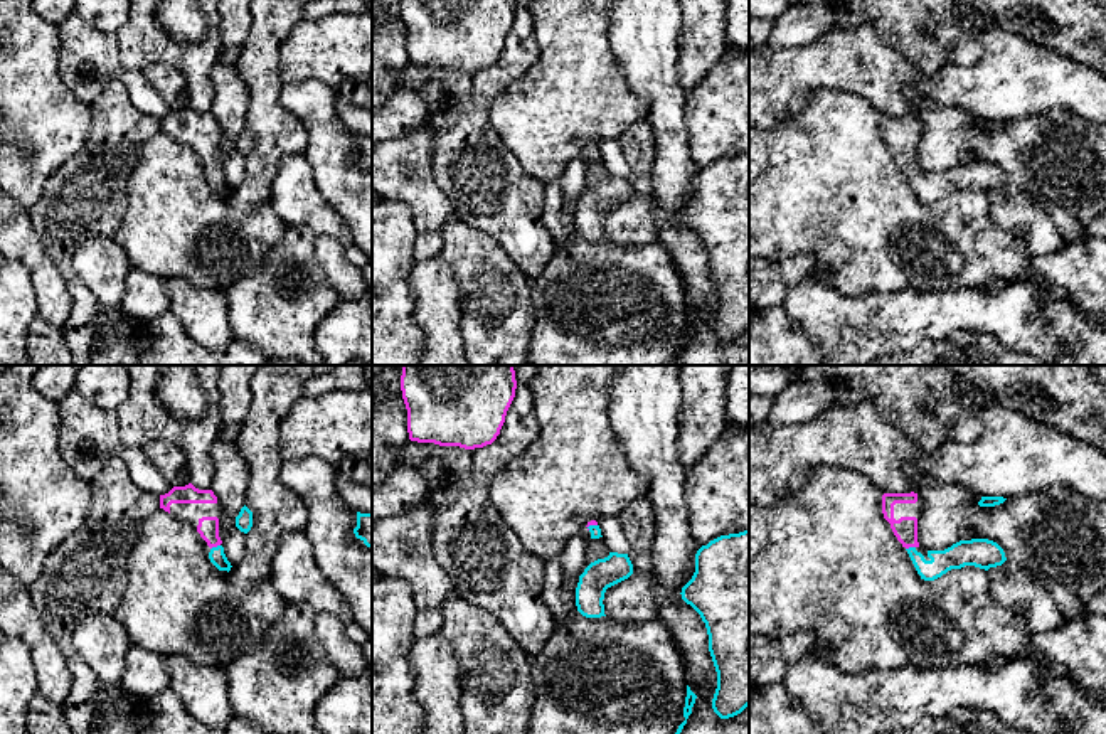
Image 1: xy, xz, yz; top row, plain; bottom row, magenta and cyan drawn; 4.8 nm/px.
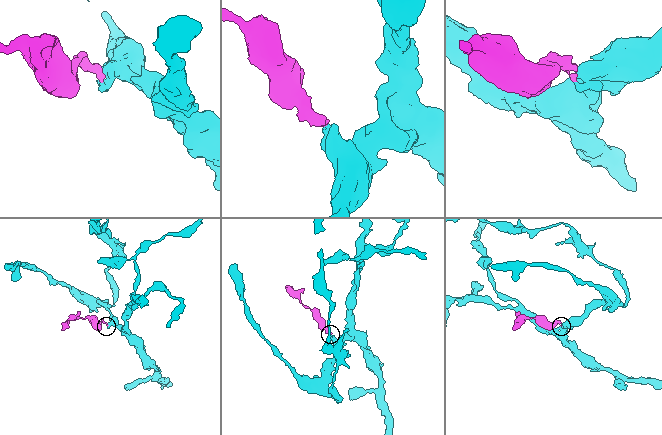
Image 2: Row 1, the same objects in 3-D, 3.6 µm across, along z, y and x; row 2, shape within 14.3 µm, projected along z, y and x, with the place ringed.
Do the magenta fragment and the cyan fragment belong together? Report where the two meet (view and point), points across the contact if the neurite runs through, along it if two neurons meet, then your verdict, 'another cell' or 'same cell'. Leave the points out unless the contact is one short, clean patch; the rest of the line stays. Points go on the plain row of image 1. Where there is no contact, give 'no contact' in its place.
meets magenta in xy at (214, 169); runs through xy (207, 150), (214, 169), (218, 180); same cell

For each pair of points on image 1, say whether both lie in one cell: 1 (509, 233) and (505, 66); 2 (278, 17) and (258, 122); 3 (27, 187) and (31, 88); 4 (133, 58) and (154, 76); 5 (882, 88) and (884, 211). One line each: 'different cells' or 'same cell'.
1: same cell
2: same cell
3: same cell
4: different cells
5: different cells

